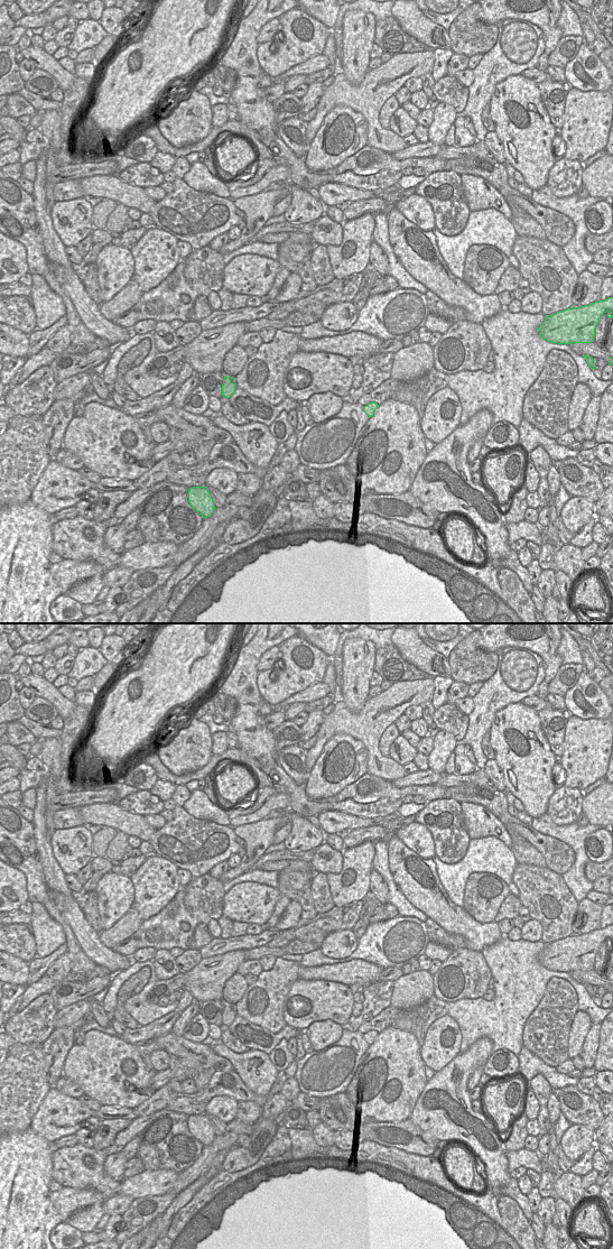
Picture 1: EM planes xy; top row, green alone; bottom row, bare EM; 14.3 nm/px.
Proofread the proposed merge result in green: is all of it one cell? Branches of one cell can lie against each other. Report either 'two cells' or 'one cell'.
one cell

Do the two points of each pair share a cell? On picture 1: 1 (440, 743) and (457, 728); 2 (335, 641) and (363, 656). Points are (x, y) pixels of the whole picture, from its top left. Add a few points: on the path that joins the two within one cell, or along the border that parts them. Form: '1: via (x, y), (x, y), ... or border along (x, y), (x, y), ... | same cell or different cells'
1: border along (439, 729), (446, 730), (457, 742) | different cells
2: border along (368, 640), (347, 638), (343, 645), (342, 654) | different cells

